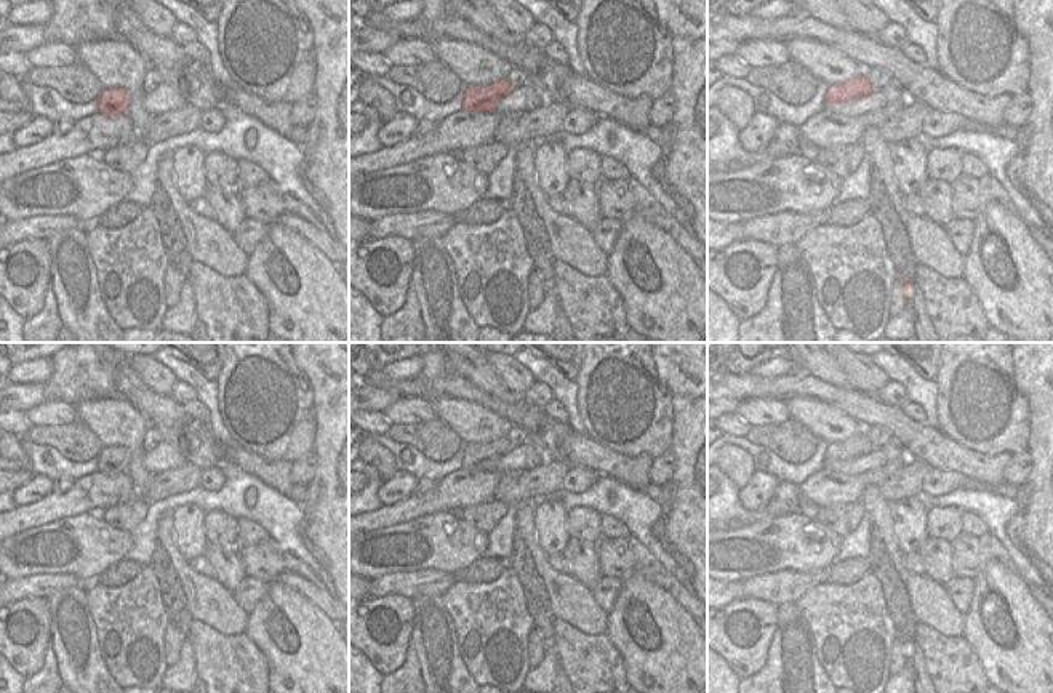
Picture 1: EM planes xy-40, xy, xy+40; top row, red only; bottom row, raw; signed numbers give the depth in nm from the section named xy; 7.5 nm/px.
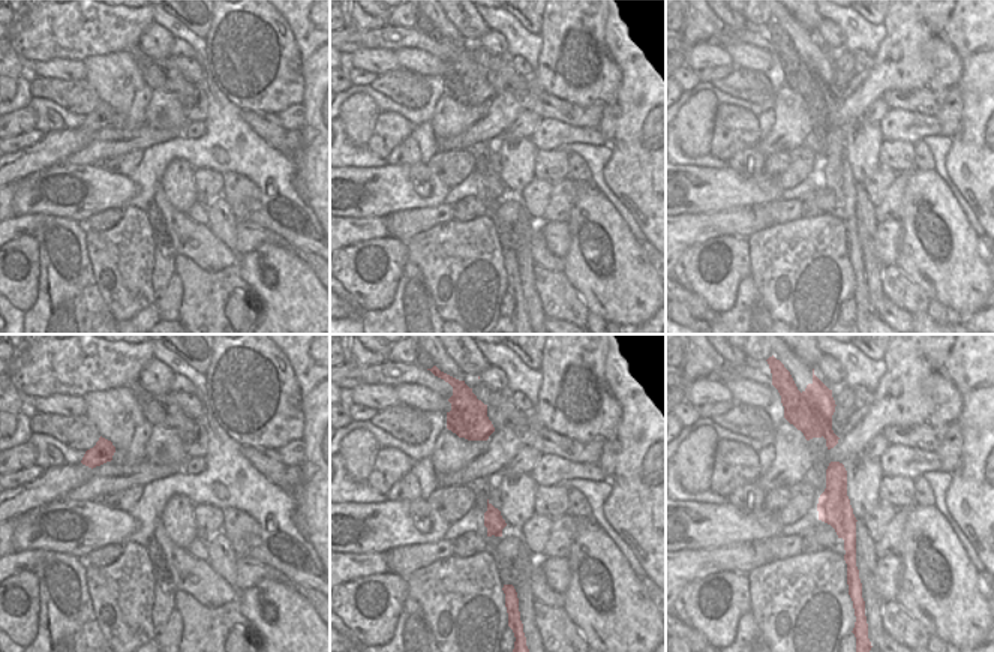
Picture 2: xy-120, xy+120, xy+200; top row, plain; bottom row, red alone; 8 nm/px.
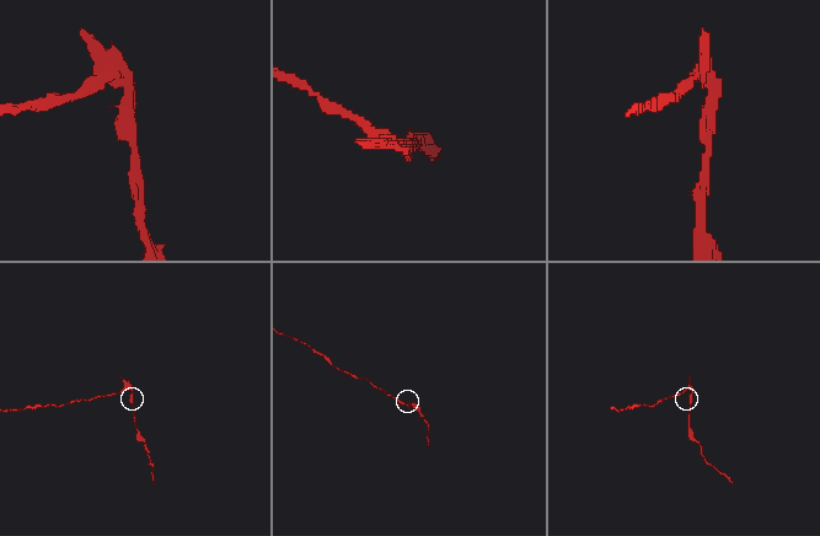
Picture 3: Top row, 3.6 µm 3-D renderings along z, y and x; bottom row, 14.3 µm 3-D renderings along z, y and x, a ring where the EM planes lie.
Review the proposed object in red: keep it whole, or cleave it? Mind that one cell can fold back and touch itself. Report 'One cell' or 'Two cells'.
Two cells.

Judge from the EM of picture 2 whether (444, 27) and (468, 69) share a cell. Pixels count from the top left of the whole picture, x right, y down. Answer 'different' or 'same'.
same

